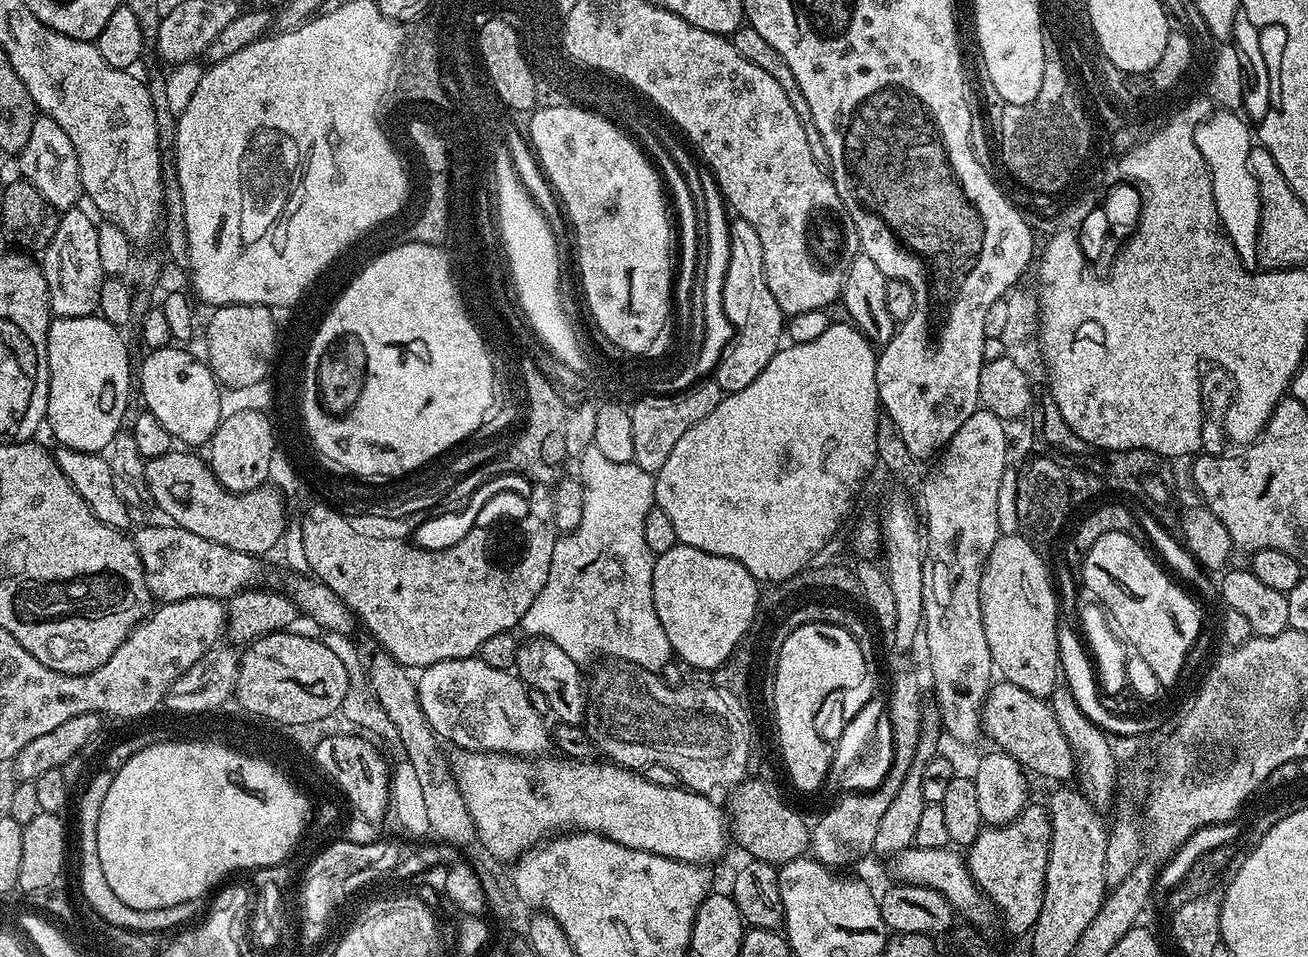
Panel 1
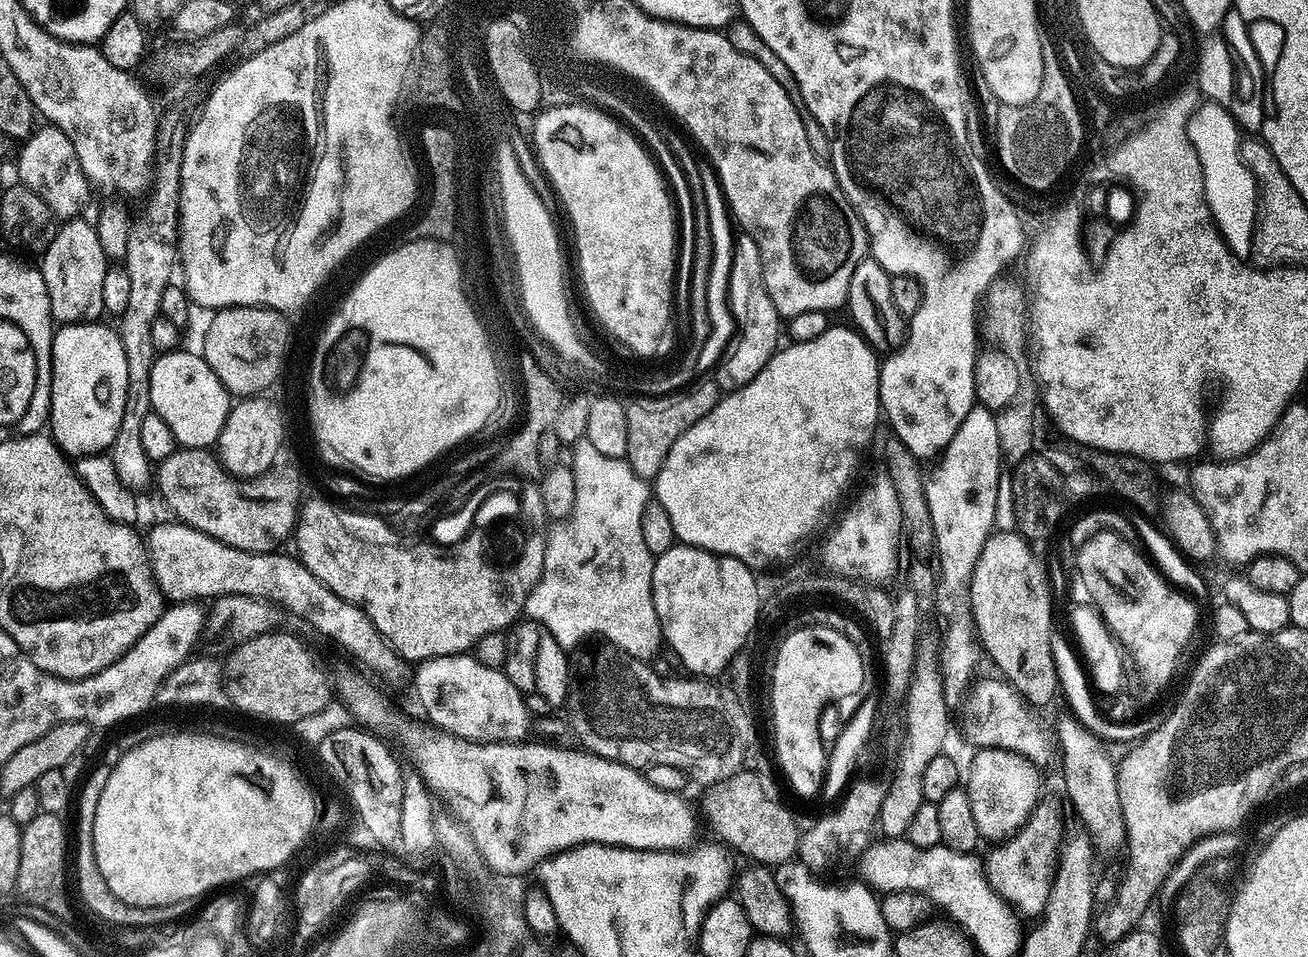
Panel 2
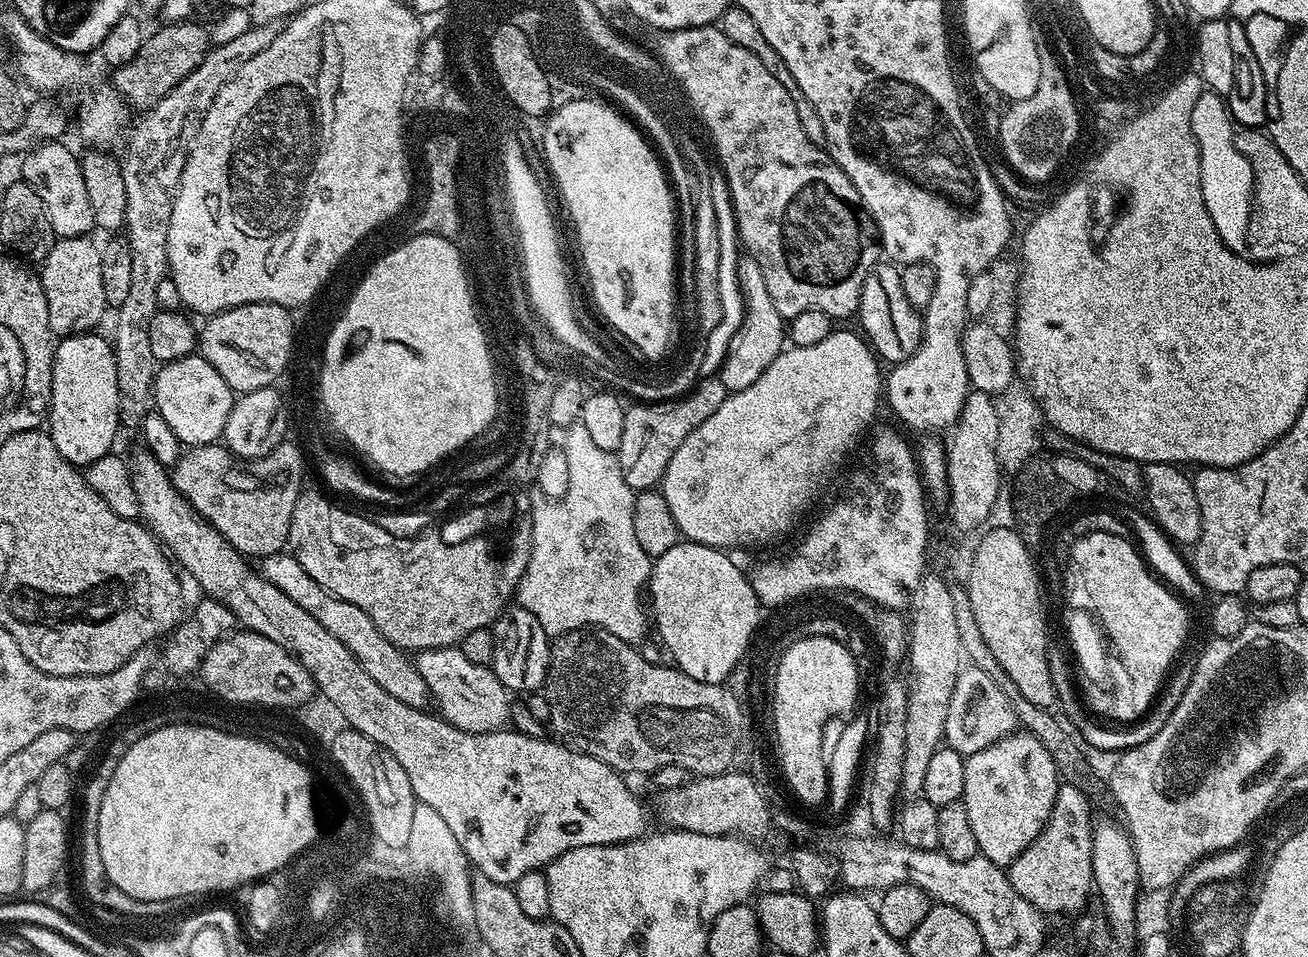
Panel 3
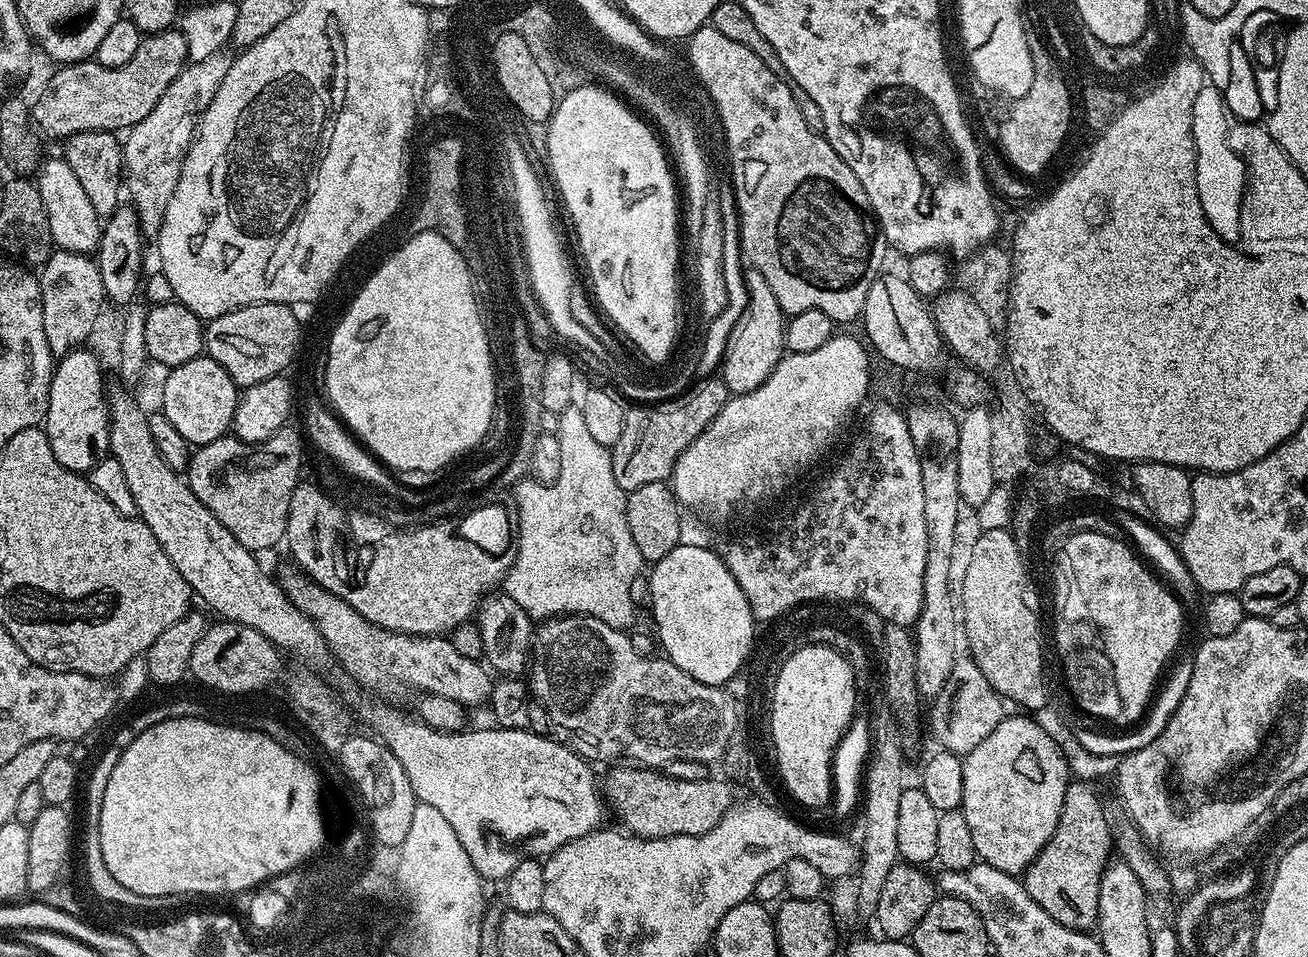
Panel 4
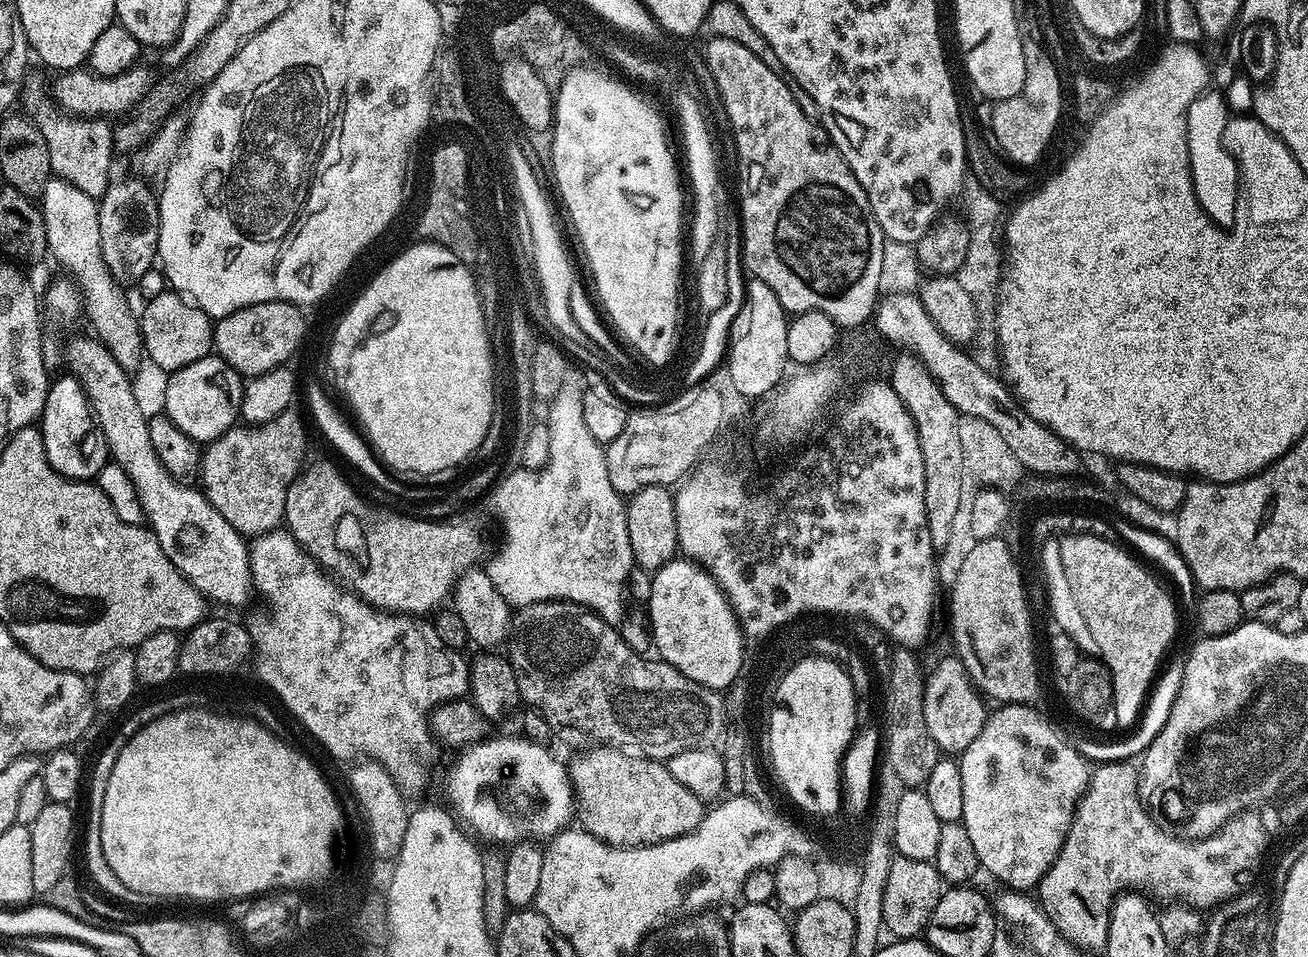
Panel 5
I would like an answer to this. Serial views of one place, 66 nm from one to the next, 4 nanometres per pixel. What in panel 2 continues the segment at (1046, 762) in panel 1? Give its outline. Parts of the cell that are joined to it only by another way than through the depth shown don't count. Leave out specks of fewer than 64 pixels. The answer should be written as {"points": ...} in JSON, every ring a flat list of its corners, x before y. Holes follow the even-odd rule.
{"points":[[1003,678,980,680,969,687,963,697,964,709,960,712,960,732,973,744,973,749,1005,748,1017,752,1037,766,1044,766,1054,748,1050,736,1040,729,1040,724,1031,716,1029,705,1023,696],[980,680,980,681,979,681],[1048,740,1049,744,1048,745],[1052,747,1052,748,1051,748]]}

